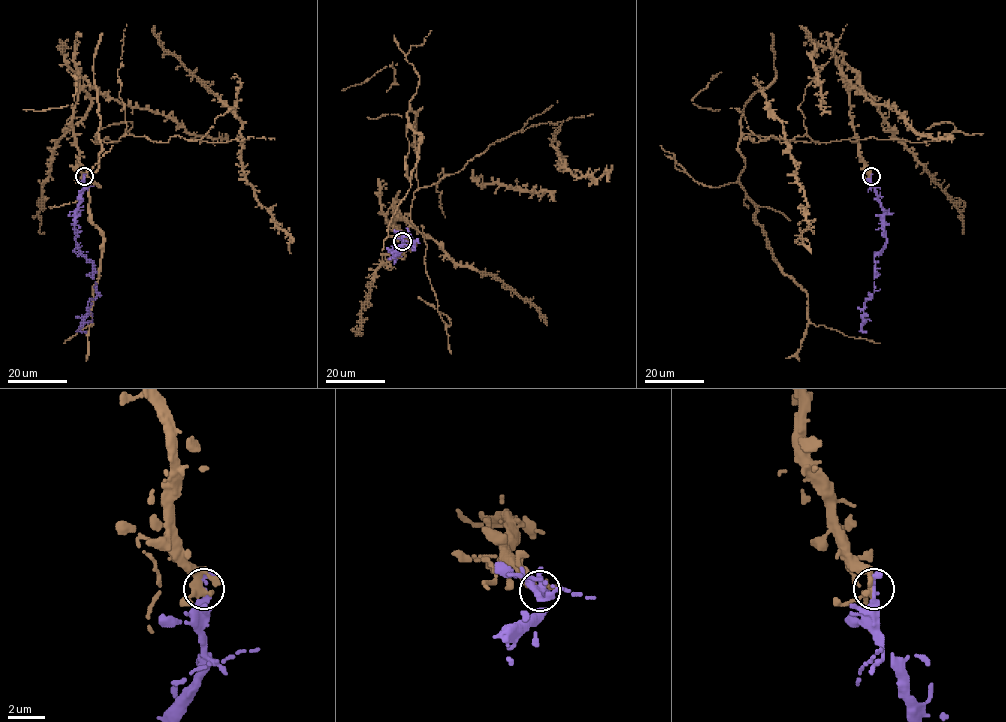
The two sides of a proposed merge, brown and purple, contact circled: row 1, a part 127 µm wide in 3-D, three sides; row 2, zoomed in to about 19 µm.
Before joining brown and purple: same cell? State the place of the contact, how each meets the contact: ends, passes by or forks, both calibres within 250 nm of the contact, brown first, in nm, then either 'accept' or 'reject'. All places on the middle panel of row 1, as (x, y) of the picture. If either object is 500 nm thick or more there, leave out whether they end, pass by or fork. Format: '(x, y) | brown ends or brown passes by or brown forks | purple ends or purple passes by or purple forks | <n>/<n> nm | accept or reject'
(402, 241) | brown forks | purple passes by | 300/300 nm | accept

